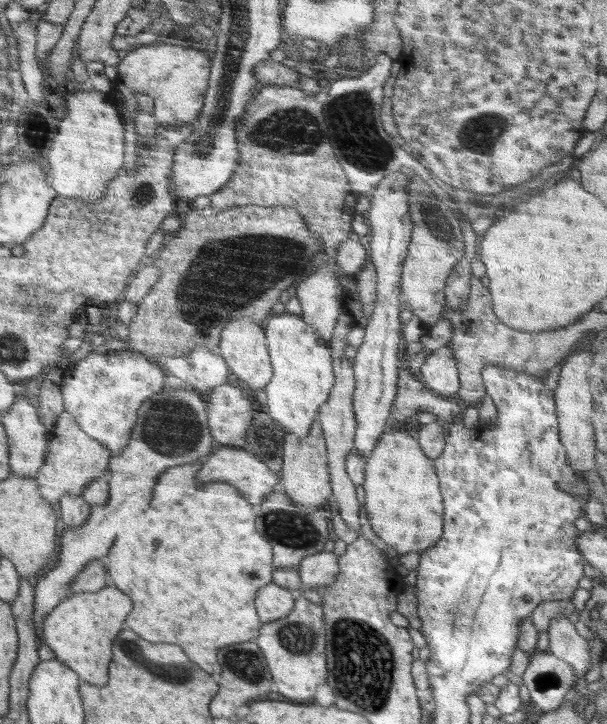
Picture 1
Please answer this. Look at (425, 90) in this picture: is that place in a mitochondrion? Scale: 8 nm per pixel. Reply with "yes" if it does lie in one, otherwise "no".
no

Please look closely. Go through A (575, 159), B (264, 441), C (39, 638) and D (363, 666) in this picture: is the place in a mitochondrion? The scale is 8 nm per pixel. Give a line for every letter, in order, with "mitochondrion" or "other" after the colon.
A: other
B: mitochondrion
C: other
D: mitochondrion

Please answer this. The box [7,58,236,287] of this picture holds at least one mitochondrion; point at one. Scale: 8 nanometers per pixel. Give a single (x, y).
(145, 194)

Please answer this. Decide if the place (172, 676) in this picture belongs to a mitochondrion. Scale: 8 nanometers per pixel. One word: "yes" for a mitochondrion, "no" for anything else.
yes

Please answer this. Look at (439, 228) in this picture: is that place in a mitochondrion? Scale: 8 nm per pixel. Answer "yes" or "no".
yes

